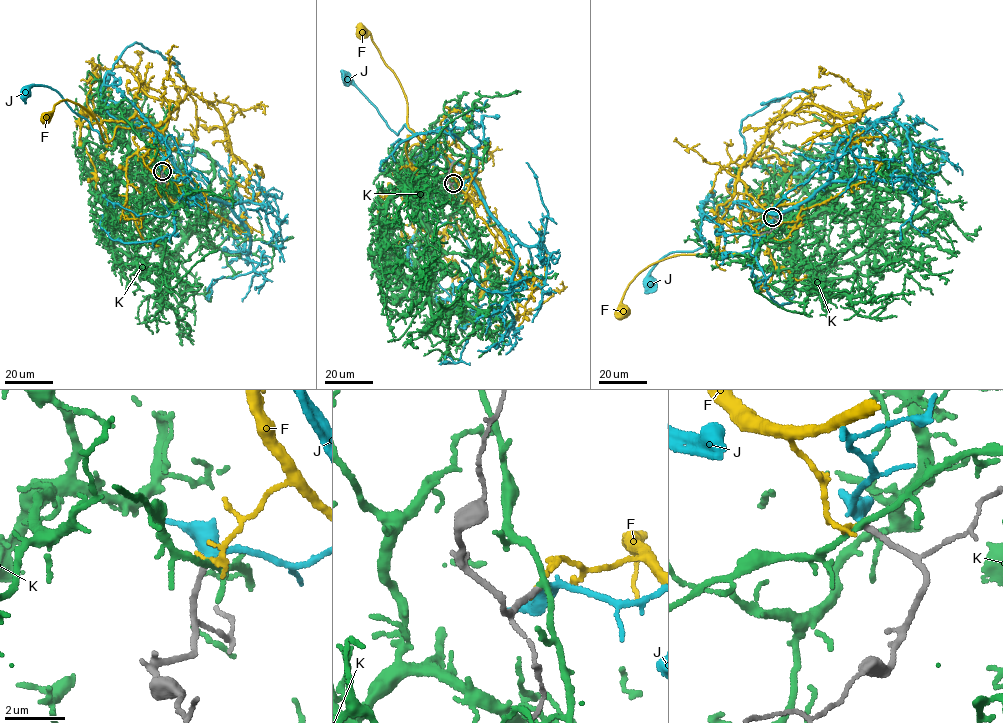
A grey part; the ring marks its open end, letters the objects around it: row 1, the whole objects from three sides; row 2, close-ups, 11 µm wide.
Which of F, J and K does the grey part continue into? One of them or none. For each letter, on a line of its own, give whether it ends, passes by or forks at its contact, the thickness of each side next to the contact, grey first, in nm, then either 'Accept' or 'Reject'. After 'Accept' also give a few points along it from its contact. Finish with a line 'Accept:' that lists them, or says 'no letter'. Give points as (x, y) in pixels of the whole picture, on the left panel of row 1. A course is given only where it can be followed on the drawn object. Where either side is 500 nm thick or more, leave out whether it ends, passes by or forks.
F: It ends there. Thickness 180 nm (grey) against 180 nm. Reject
J: It forks there. Thickness 180 nm (grey) against 320 nm. Accept. Its course: (162, 170), (178, 172), (154, 131), (134, 125), (120, 127), (104, 142), (56, 90), (38, 84), (24, 92)
K: It passes by. Thickness 180 nm (grey) against 170 nm. Reject
Accept: J

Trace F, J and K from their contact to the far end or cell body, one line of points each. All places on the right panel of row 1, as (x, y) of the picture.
F: (773, 217), (739, 180), (717, 227), (713, 253), (675, 255), (649, 265), (629, 283), (622, 312)
J: (772, 217), (771, 209), (734, 203), (713, 253), (708, 244), (669, 253), (654, 265), (649, 283)
K: (773, 217), (857, 183), (927, 204), (903, 233), (921, 265), (900, 260), (878, 270), (869, 262)

